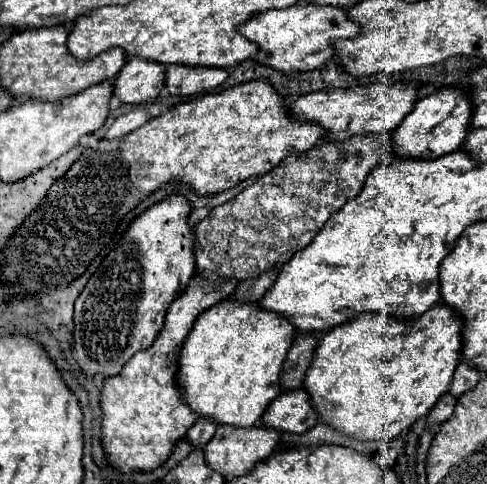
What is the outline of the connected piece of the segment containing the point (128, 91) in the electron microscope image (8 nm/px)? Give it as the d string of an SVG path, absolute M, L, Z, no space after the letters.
M129 58L115 78L115 96L125 104L155 102L163 94L165 66L159 62L143 62Z

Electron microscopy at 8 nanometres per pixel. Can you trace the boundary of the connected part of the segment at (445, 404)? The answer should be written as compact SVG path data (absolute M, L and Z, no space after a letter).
M451 392L443 394L443 398L433 406L433 410L431 410L431 412L429 412L429 416L427 416L429 426L445 422L445 420L453 414L453 406L455 406L455 402L457 402L457 398L455 398Z

